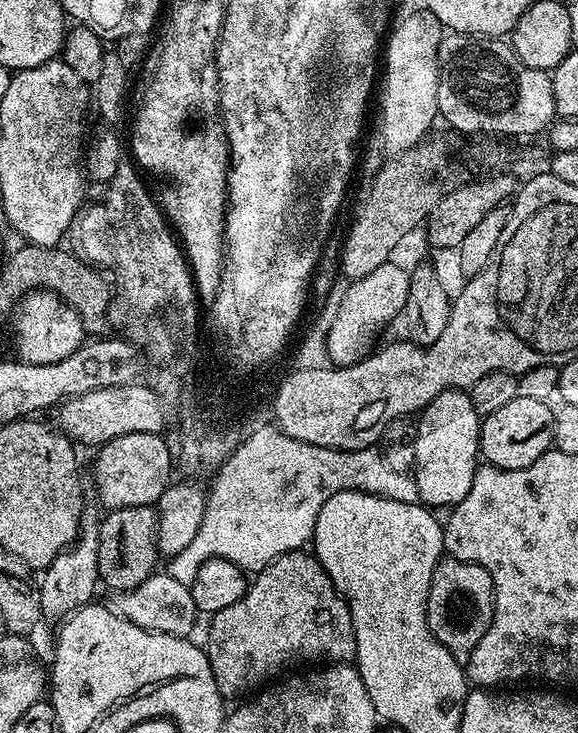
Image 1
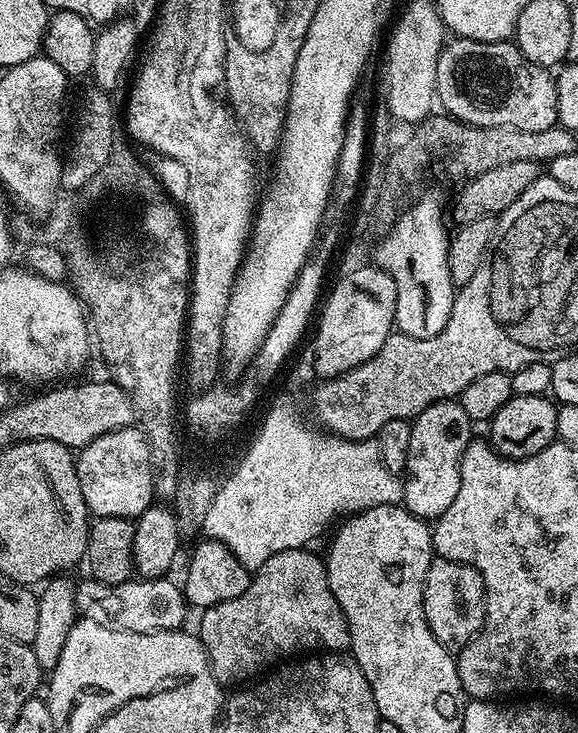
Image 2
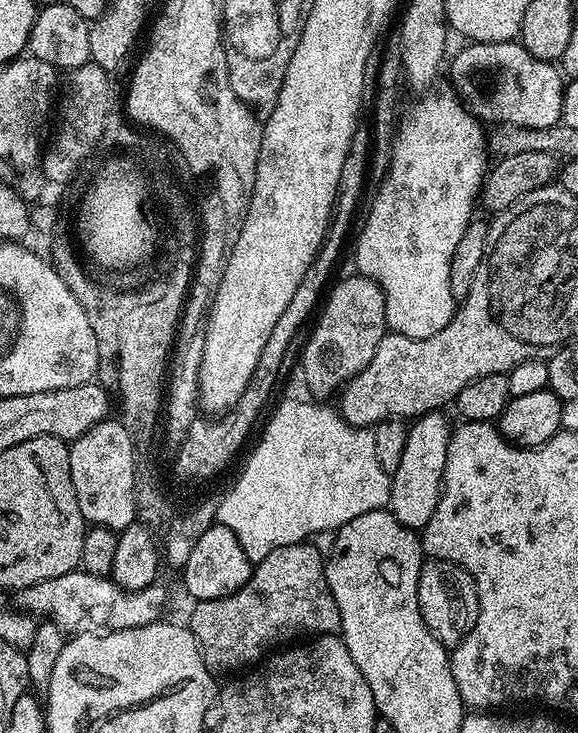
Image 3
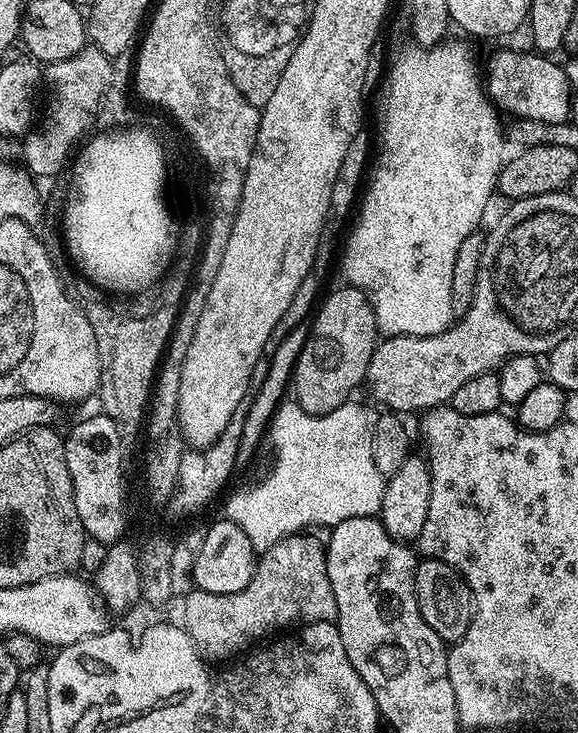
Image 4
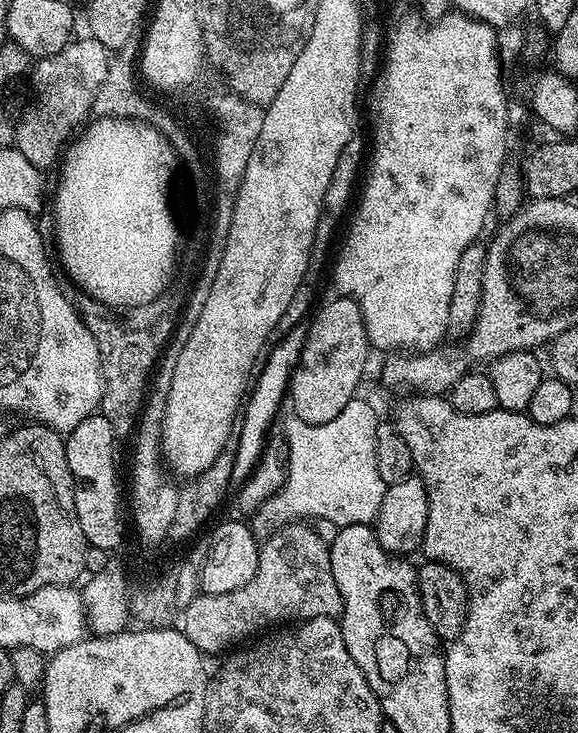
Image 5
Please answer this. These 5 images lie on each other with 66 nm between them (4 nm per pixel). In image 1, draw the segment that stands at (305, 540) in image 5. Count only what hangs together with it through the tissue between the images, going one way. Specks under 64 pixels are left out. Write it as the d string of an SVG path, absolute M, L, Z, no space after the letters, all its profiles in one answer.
M308 550L287 552L276 557L274 562L270 562L251 577L248 591L242 598L238 598L238 602L234 602L234 606L226 606L226 610L211 613L209 620L212 621L208 624L208 644L206 643L208 661L212 667L214 682L221 696L225 698L240 695L243 697L259 689L265 682L279 677L279 672L291 664L308 666L311 665L308 664L311 660L343 664L351 661L356 654L354 622L348 603L337 593L326 570Z

